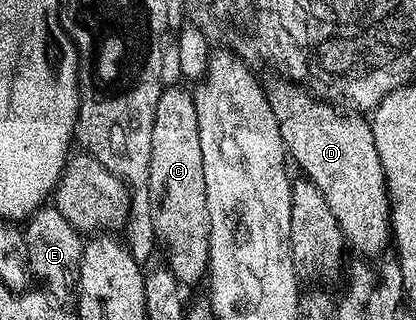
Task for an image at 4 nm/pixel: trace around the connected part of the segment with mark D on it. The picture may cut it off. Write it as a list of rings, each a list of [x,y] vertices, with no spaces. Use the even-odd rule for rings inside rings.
[[[283,82],[269,86],[266,94],[291,162],[293,159],[326,197],[326,205],[330,205],[330,213],[338,221],[345,244],[351,250],[353,247],[360,257],[383,256],[394,239],[392,204],[371,122],[363,114],[337,109],[301,84]]]

